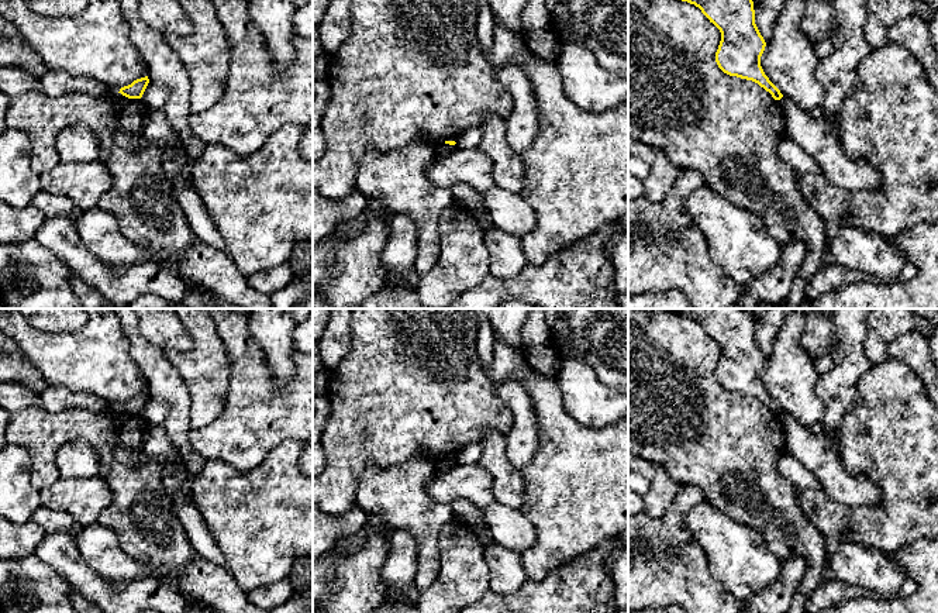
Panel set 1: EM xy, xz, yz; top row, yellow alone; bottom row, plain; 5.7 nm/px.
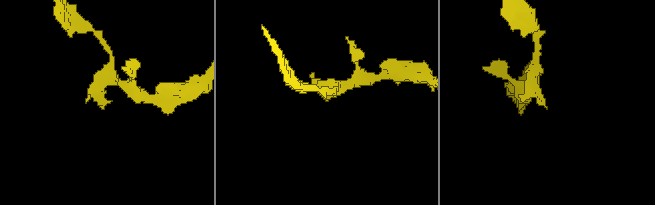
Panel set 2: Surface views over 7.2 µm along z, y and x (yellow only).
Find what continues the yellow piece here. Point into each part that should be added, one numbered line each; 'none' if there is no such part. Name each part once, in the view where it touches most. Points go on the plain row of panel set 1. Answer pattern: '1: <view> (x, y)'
none

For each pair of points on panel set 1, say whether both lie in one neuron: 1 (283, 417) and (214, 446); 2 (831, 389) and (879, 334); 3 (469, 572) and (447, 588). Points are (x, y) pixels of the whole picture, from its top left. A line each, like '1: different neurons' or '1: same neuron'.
1: same neuron
2: different neurons
3: same neuron

